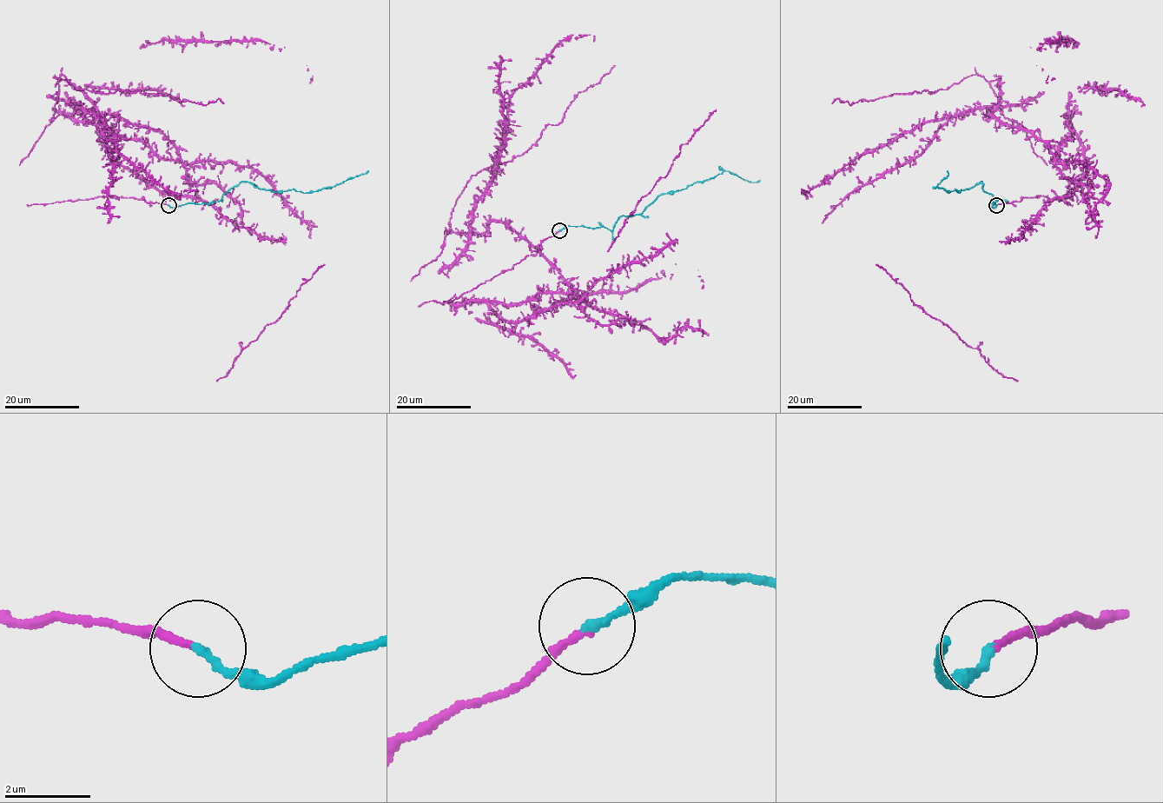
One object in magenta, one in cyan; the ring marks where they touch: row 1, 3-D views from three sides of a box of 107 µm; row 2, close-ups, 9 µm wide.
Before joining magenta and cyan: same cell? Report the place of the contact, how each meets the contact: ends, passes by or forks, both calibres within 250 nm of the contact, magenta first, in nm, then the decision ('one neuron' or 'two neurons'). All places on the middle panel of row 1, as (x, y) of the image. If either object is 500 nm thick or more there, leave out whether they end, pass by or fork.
at (559, 230); magenta ends there; cyan ends there; 160 nm thick on the magenta side, 180 nm on the other; one neuron

